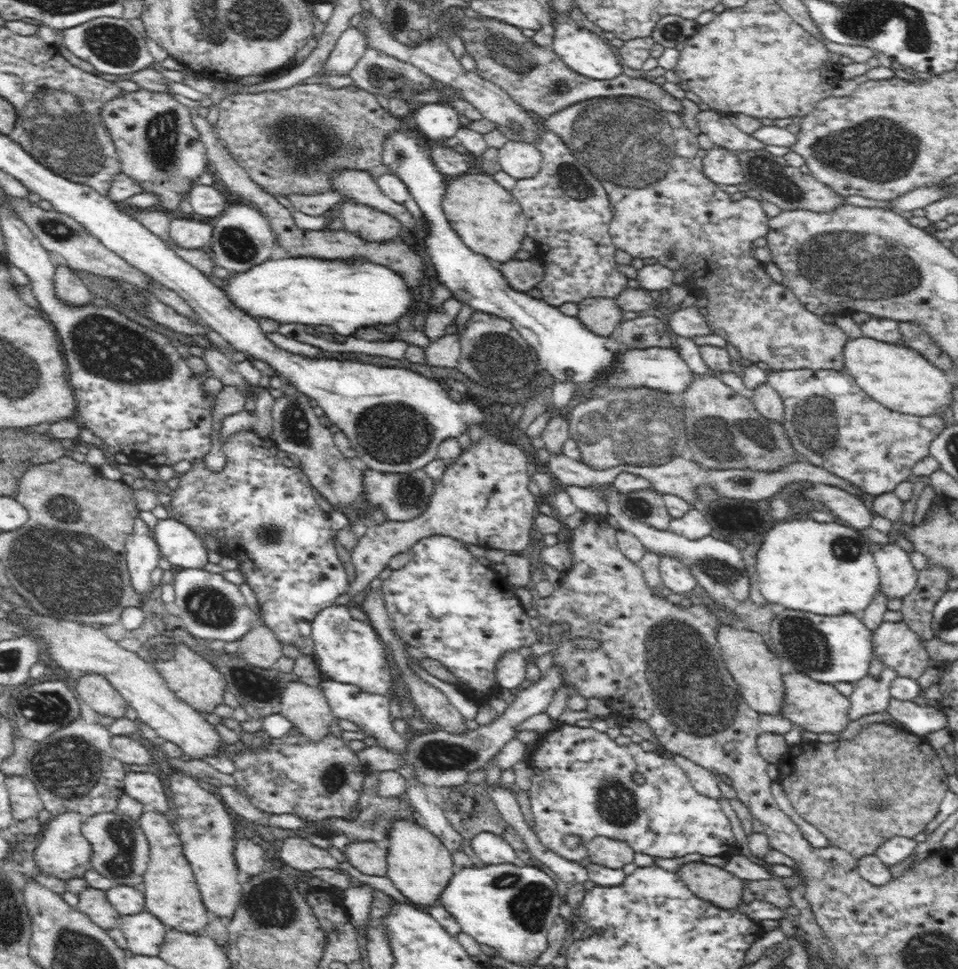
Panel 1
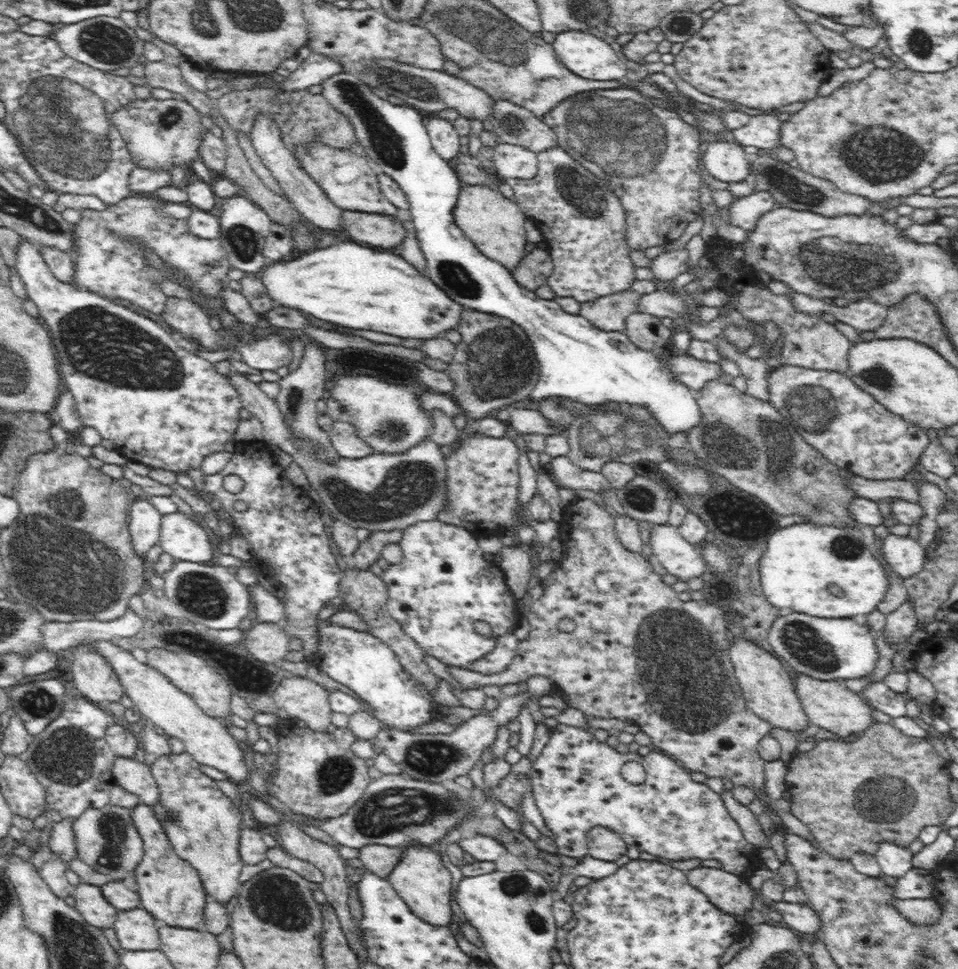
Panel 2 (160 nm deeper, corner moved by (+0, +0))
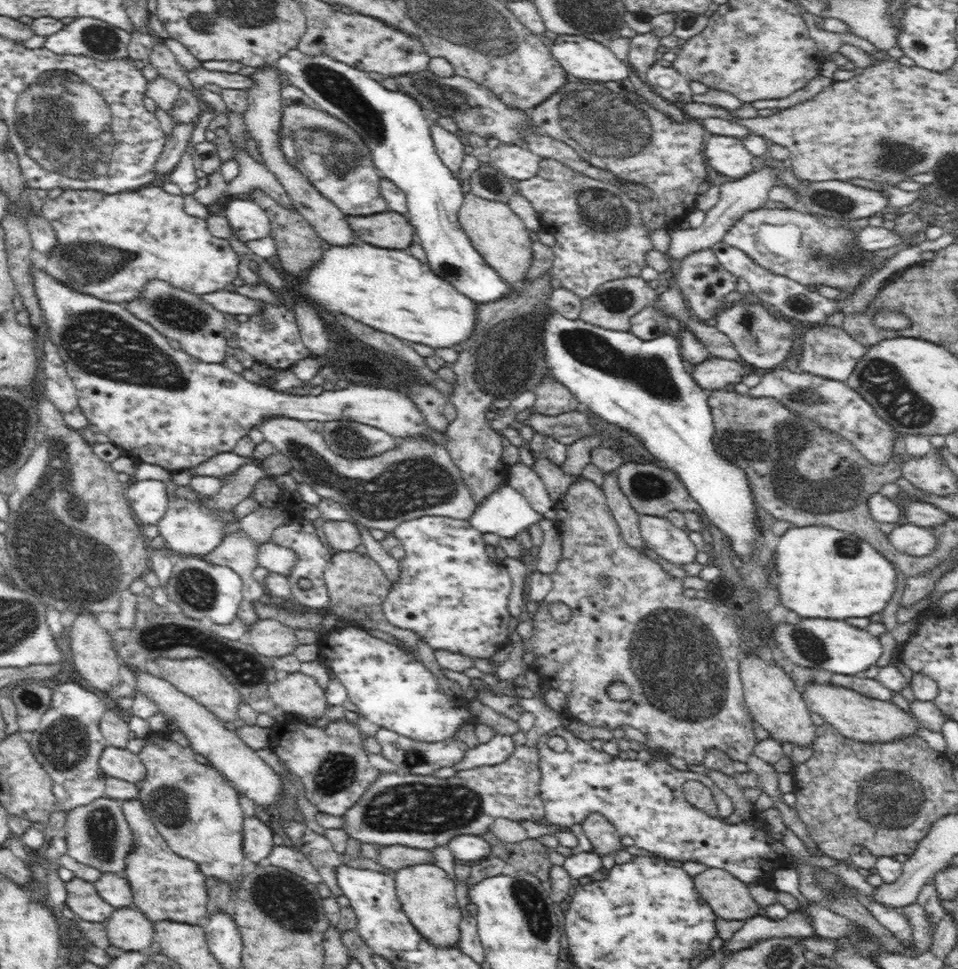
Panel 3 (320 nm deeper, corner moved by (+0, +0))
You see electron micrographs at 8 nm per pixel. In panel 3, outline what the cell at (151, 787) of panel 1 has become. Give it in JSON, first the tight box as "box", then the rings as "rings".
{"box":[99,746,146,783],"rings":[[[106,746],[99,758],[100,768],[114,778],[136,783],[146,776],[146,769],[136,753],[125,748]]]}

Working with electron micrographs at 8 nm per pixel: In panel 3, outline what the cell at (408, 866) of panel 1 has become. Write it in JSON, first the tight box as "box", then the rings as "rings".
{"box":[394,863,463,947],"rings":[[[420,863],[418,866],[408,866],[396,871],[394,879],[397,897],[402,905],[402,910],[406,913],[412,925],[415,926],[415,929],[419,931],[420,935],[436,947],[458,947],[459,938],[461,937],[459,924],[463,920],[463,916],[458,901],[456,900],[456,885],[448,877],[446,872],[435,864]]]}

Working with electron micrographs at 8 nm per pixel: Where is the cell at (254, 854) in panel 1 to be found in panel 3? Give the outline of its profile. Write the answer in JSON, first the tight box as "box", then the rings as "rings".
{"box":[243,816,275,866],"rings":[[[258,816],[245,817],[243,820],[243,855],[257,866],[262,859],[265,859],[275,847],[272,841],[274,833],[268,824],[264,823]]]}

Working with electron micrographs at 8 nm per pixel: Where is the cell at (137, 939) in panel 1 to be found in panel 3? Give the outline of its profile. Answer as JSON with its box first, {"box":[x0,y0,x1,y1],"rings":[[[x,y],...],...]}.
{"box":[104,907,154,951],"rings":[[[135,907],[115,908],[104,925],[109,944],[124,951],[144,951],[154,941],[153,922]]]}

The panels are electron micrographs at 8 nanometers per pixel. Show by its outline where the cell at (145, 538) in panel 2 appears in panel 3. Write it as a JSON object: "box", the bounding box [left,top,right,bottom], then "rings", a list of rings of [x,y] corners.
{"box":[125,480,170,525],"rings":[[[137,480],[129,482],[125,498],[141,525],[157,524],[166,512],[170,496],[166,483],[161,480]]]}

